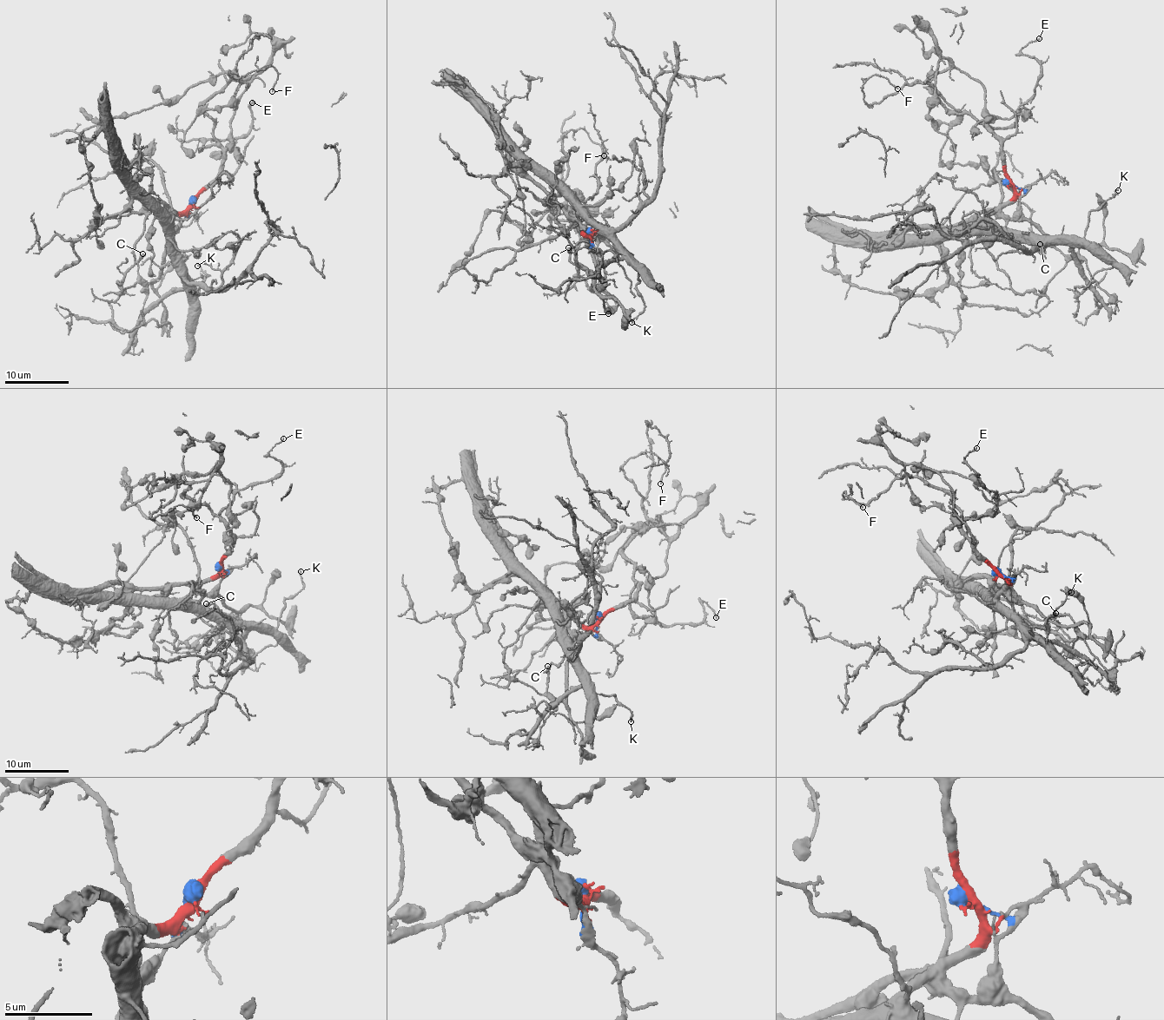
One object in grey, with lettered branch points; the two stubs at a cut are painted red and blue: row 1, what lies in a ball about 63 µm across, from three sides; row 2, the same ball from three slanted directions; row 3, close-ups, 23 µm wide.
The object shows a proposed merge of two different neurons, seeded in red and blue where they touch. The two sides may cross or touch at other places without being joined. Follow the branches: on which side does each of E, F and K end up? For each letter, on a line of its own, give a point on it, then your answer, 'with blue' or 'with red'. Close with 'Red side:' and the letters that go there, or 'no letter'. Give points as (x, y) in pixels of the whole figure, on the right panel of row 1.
E: at (1039, 38); with red
F: at (897, 88); with red
K: at (1118, 190); with red
Red side: E, F, K

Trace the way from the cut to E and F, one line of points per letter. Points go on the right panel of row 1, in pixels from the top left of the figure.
E: (1010, 182), (999, 140), (987, 125), (1004, 128), (1033, 95), (1041, 71), (1035, 59), (1021, 50), (1040, 38)
F: (1010, 182), (999, 140), (941, 106), (932, 86), (908, 83), (869, 105), (862, 88), (876, 74), (898, 88)

